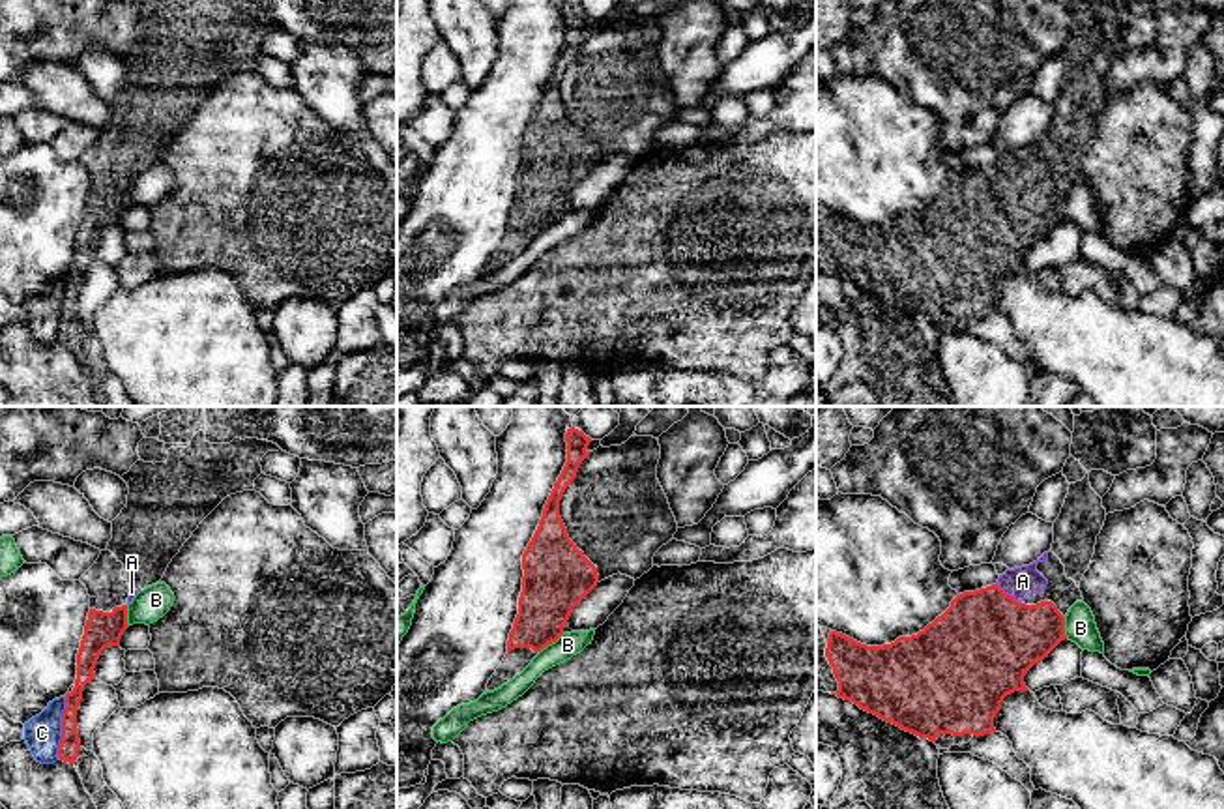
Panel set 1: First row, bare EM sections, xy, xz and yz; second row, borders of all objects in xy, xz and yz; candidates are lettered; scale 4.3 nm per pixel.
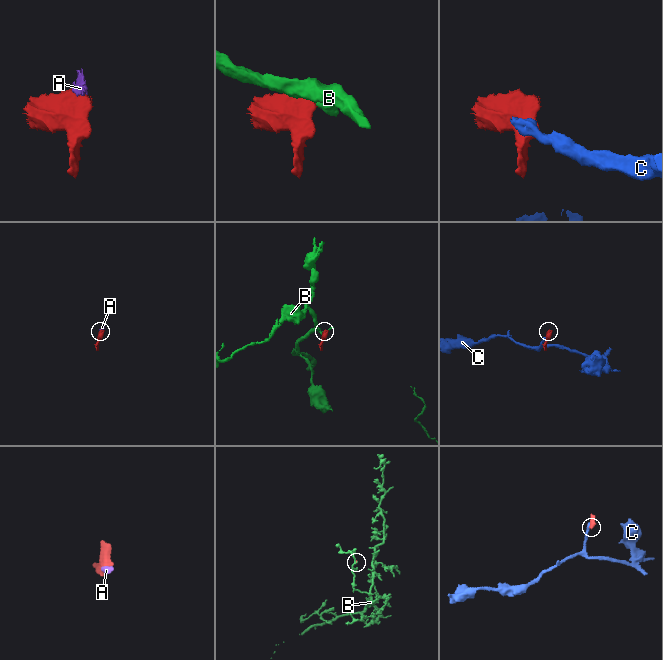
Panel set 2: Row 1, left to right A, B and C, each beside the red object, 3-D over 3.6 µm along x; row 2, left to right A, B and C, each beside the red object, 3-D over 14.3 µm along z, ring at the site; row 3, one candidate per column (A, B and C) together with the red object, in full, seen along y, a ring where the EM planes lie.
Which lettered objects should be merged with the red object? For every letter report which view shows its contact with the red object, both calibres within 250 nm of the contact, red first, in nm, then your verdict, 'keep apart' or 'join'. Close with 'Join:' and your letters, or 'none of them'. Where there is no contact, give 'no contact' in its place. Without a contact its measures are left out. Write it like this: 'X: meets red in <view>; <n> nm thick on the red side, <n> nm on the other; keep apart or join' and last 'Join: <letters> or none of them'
A: meets red in yz; 440 nm thick on the red side, 130 nm on the other; join
B: meets red in xz; 260 nm thick on the red side, 100 nm on the other; keep apart
C: meets red in xy; 90 nm thick on the red side, 160 nm on the other; keep apart
Join: A

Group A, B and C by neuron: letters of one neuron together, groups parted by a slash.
A / B / C

